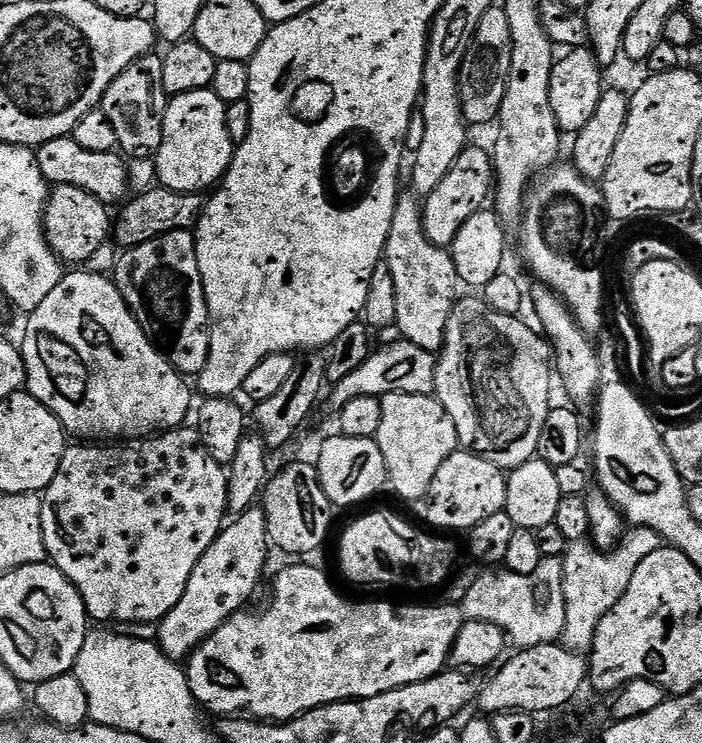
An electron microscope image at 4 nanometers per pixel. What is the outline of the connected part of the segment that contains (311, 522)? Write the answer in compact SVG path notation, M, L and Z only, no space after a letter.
M311 463L292 464L282 469L277 476L275 473L262 493L262 509L271 547L289 552L292 558L308 558L311 552L318 551L332 528L334 505L326 498Z

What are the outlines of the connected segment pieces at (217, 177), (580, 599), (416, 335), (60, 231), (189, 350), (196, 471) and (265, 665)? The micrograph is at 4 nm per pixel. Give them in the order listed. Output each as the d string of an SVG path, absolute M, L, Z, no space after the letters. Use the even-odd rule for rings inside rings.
M212 88L190 90L190 94L178 94L169 99L162 122L162 146L158 146L158 154L154 157L159 187L169 188L175 192L204 194L219 185L236 152L236 145L230 138L230 130L226 130L227 109L228 105L222 98L218 98L218 94L213 92Z
M636 530L625 531L624 539L616 548L602 549L588 540L577 540L569 543L562 559L564 577L562 590L566 598L566 626L562 630L559 643L566 650L581 654L591 653L594 646L594 634L598 634L598 626L602 618L618 606L618 598L626 594L626 586L630 586L630 578L634 578L634 570L638 570L638 560L642 555L640 548L641 533Z
M402 194L398 198L382 260L390 266L394 278L394 295L398 301L395 331L400 331L397 333L403 339L414 342L414 346L433 354L439 353L444 345L446 322L458 299L458 277L451 251L434 246L434 242L426 238L424 209L415 195Z
M55 185L44 208L44 237L52 248L52 253L68 266L84 266L88 259L110 240L114 220L109 205L103 204L94 194L78 190L78 186Z
M191 231L167 232L150 242L142 242L142 246L127 249L123 255L116 264L114 279L126 306L130 306L134 318L138 318L146 335L168 357L168 361L176 367L181 376L199 377L210 354L210 325L202 274L198 270L195 235Z
M181 426L171 432L162 432L159 435L137 439L128 442L125 448L120 446L93 446L88 442L76 442L76 445L65 447L64 457L60 463L58 474L54 474L54 482L45 488L42 493L41 506L42 530L44 531L45 550L47 559L56 565L58 570L72 585L80 591L89 617L96 620L121 620L124 624L152 624L164 619L174 606L178 606L183 591L206 550L220 536L221 529L225 527L226 513L228 512L228 473L225 465L214 462L210 458L210 450L202 442L199 431L195 427Z
M292 562L276 576L272 584L272 597L268 600L268 608L260 613L241 610L233 613L224 624L218 626L209 637L200 643L186 660L188 685L192 696L201 709L209 708L217 712L217 717L232 718L237 714L247 714L261 722L283 722L292 720L304 712L320 708L323 704L338 704L342 700L369 700L378 694L386 694L390 690L398 690L402 686L410 686L414 682L422 682L445 671L449 663L452 647L464 624L464 614L455 603L440 604L437 608L399 608L396 604L351 604L336 593L334 585L320 568L311 568L308 562Z

